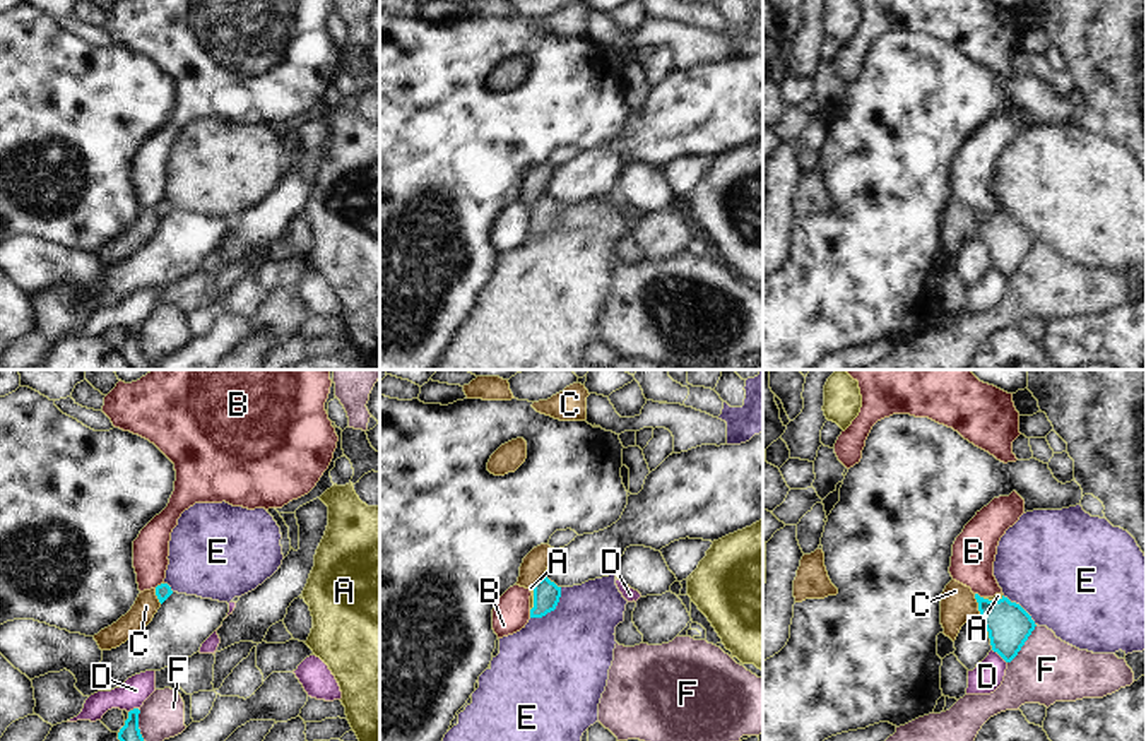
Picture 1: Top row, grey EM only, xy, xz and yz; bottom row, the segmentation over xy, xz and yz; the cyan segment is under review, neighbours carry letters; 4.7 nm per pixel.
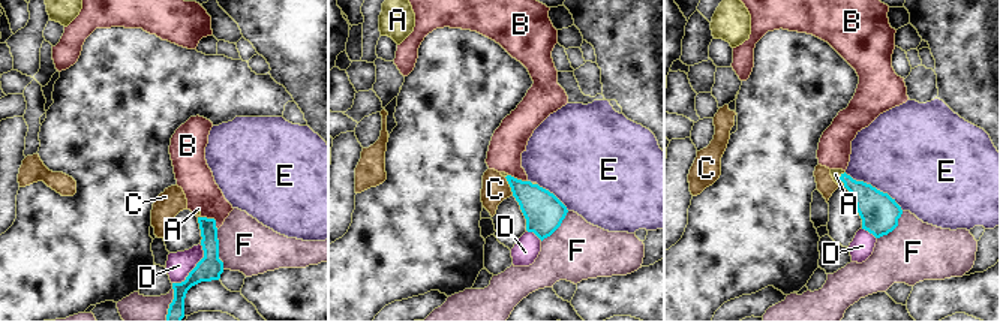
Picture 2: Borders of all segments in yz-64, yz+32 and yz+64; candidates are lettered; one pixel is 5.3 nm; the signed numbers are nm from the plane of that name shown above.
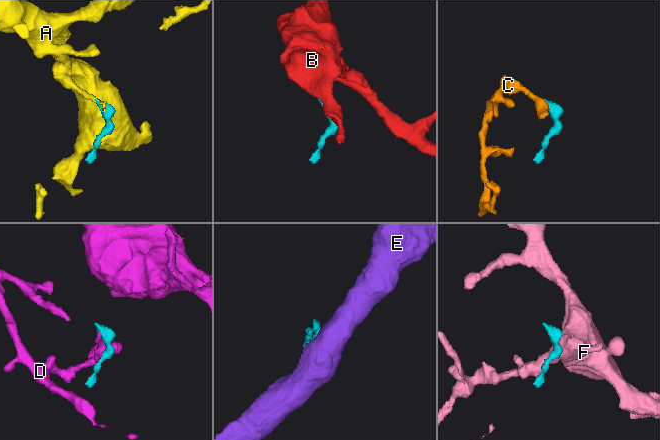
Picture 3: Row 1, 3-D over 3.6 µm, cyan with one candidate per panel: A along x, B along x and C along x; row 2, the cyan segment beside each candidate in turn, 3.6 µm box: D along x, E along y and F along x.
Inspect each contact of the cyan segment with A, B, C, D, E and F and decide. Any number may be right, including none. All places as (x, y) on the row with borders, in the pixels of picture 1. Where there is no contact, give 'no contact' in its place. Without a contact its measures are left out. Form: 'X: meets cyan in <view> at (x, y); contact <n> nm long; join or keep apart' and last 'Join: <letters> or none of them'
A: meets cyan in xz at (534, 599); contact 110 nm long; join
B: meets cyan in xz at (531, 613); contact 40 nm long; keep apart
C: meets cyan in yz at (979, 606); contact 120 nm long; keep apart
D: meets cyan in yz at (999, 654); contact 100 nm long; keep apart
E: meets cyan in xz at (553, 610); contact 220 nm long; keep apart
F: meets cyan in yz at (1023, 644); contact 240 nm long; keep apart
Join: A

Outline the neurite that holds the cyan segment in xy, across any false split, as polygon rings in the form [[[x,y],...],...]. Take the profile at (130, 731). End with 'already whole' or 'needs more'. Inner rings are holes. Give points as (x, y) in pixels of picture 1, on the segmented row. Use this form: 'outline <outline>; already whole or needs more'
outline [[[139,708],[128,712],[128,719],[125,726],[118,732],[120,741],[144,741],[140,729],[139,729]]]; already whole

